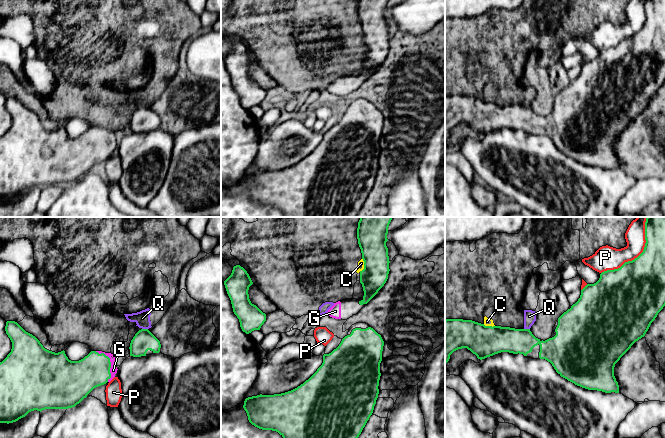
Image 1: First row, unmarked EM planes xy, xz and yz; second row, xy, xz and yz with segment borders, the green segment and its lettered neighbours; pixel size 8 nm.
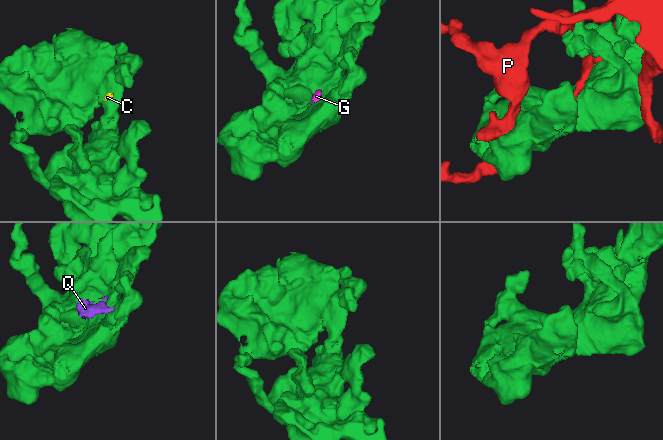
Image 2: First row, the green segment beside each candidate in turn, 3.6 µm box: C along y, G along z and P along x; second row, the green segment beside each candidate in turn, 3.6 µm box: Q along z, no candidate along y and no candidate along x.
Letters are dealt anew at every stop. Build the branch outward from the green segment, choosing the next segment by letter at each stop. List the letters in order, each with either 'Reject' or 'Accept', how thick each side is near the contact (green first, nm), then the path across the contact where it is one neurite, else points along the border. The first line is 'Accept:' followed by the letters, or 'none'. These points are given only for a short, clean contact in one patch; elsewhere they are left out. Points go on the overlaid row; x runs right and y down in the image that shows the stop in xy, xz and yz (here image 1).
Accept: G
C: Reject. Thickness 240 nm (green) against 50 nm. Boundary: xz (362, 258), (363, 268), (359, 271)
G: Accept. Thickness 260 nm (green) against 60 nm
P: Reject. Thickness 420 nm (green) against 190 nm
Q: Reject. Thickness 170 nm (green) against 120 nm. Boundary: xy (142, 328), (147, 329)

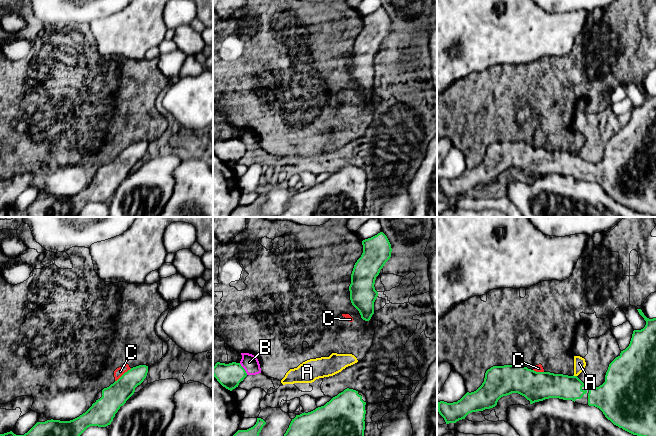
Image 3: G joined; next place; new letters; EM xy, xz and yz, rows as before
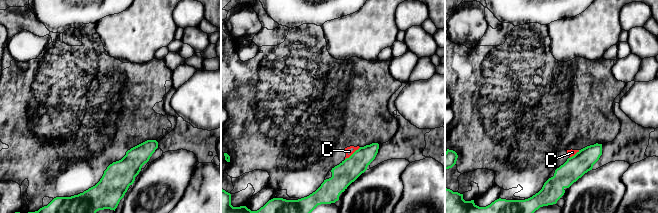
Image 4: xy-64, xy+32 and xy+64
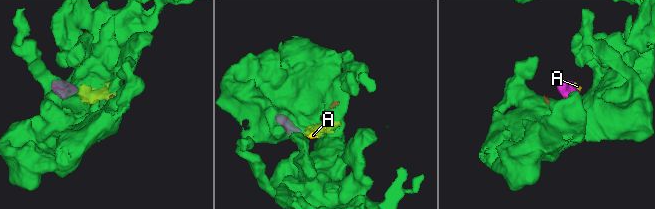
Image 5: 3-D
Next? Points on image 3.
Accept: none
A: Reject. Thickness 220 nm (green) against 100 nm. Boundary: yz (573, 375), (576, 376)
B: Reject. Thickness 190 nm (green) against 140 nm. Boundary: xz (239, 363), (247, 374)
C: Reject. Thickness 190 nm (green) against 70 nm. Boundary: xy (131, 368), (115, 381)

